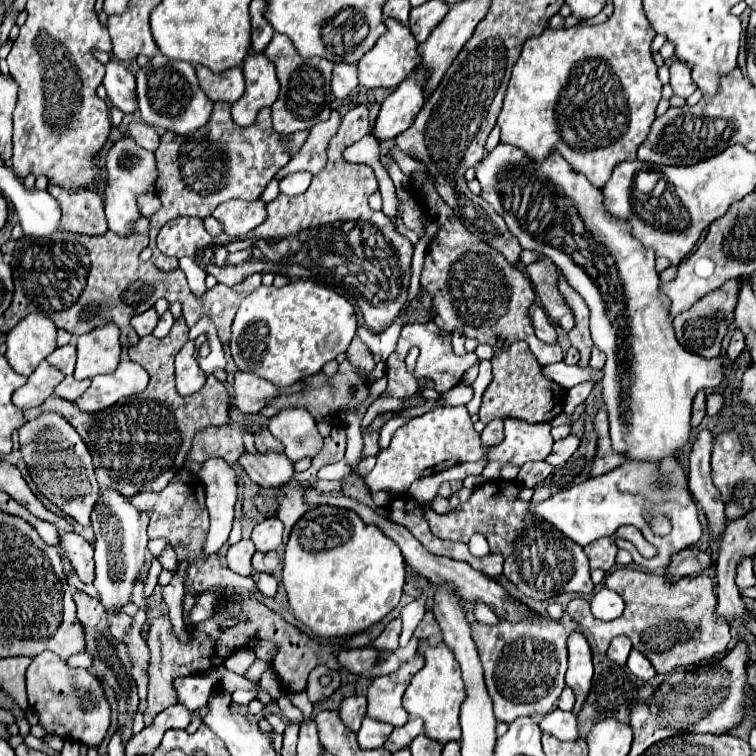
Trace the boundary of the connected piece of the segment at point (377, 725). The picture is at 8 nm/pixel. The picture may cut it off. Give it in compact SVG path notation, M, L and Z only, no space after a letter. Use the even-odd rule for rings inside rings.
M365 717L363 725L361 725L359 733L357 733L359 747L361 749L377 749L377 747L381 747L387 741L391 731L393 731L393 727L389 723Z

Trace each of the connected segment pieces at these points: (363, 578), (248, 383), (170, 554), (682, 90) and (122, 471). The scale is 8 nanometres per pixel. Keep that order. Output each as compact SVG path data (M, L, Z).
M319 505L309 509L289 533L281 581L293 617L315 637L351 637L379 623L399 603L405 583L405 559L393 539L377 527L365 525L355 511Z
M237 371L235 375L235 395L231 399L233 407L239 407L243 413L259 413L265 401L277 397L281 391L277 391L269 381Z
M167 547L167 549L163 551L163 555L159 557L159 561L161 561L163 569L169 569L169 571L173 571L173 569L179 565L179 561L177 561L177 553L175 553L171 547Z
M673 61L671 67L669 67L669 71L671 71L671 87L673 87L673 93L677 97L687 99L697 89L697 85L691 79L691 69L685 63L681 63L681 61Z
M183 317L175 321L171 333L163 339L153 335L141 337L137 345L129 347L129 357L149 371L151 379L147 389L139 395L117 401L105 411L97 411L97 415L81 411L67 399L49 397L43 405L27 409L25 417L35 419L43 411L57 411L61 417L65 417L89 449L101 489L115 489L125 497L133 497L141 493L143 487L167 487L173 475L183 469L185 455L189 455L189 447L193 445L193 435L207 425L229 421L229 393L215 377L207 377L205 387L189 397L181 397L175 391L173 361L187 341L189 327Z

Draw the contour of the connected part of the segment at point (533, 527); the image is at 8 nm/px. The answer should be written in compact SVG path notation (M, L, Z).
M495 479L477 487L467 503L459 503L453 513L439 515L425 505L425 517L431 533L439 539L469 543L471 535L481 533L487 537L491 551L505 557L503 575L517 585L517 589L531 599L551 599L565 591L589 595L593 581L589 575L589 561L583 547L569 541L553 525L539 521L527 513L529 503L517 501L521 485L517 481Z

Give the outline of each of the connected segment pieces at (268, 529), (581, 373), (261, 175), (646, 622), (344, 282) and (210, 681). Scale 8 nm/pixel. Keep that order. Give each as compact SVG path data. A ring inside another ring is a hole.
M277 517L263 521L253 529L251 539L255 543L255 549L261 553L279 549L283 545L283 523Z
M559 361L559 363L551 363L551 365L543 365L541 367L541 375L545 375L547 379L559 383L561 387L565 389L571 389L573 385L577 383L583 383L583 381L599 381L601 379L601 371L593 371L593 369L581 369L577 365L567 365L565 361Z
M215 103L211 121L207 127L203 127L197 135L197 139L175 135L175 133L163 133L161 145L155 151L157 167L159 167L159 179L157 179L157 195L163 203L161 211L151 215L151 233L149 233L149 247L153 249L151 263L169 273L179 267L178 259L163 255L155 247L155 237L159 229L177 217L183 215L195 215L195 217L209 217L219 203L225 203L229 199L247 199L253 201L261 195L265 185L271 181L271 177L289 161L289 155L283 149L285 135L273 131L271 127L271 109L265 107L257 115L257 123L249 127L239 127L231 119L231 105L229 103Z
M621 567L607 575L605 585L625 599L625 611L619 619L597 621L591 613L590 603L583 598L571 600L566 609L575 623L593 633L599 653L605 655L615 637L627 635L633 641L633 647L653 663L655 671L665 675L675 669L693 669L727 651L727 643L731 639L729 625L717 623L713 617L717 601L707 575L683 577L669 585L661 575Z
M357 105L355 109L351 109L351 111L343 117L343 123L341 123L337 135L335 135L335 137L331 139L331 143L329 143L329 161L327 161L327 167L325 167L319 175L313 177L309 189L307 189L305 193L297 195L297 197L287 197L287 195L279 193L273 201L269 201L269 203L265 205L265 207L267 207L267 219L261 223L261 239L265 239L267 243L277 243L277 241L281 241L281 239L289 239L289 241L291 241L291 247L289 247L287 255L285 255L279 263L273 263L273 271L275 271L275 273L285 273L285 275L289 275L289 277L309 279L309 281L313 281L313 283L317 283L317 285L325 285L325 287L329 287L329 289L331 289L331 285L333 285L337 293L353 293L353 299L355 299L355 303L359 305L359 309L361 309L361 313L363 313L363 317L365 317L365 323L369 325L369 329L371 329L373 333L381 335L381 333L383 333L383 331L385 331L385 329L395 321L395 317L401 313L401 309L403 309L403 305L405 305L405 301L407 301L407 295L409 295L409 279L411 279L411 257L413 257L413 245L411 245L411 241L409 241L407 237L403 237L401 233L397 233L393 221L391 221L385 213L373 211L373 209L369 207L367 197L373 195L373 193L379 189L379 183L377 183L377 177L375 177L373 169L371 169L369 165L355 165L355 163L349 163L349 161L343 159L343 149L349 147L349 145L353 145L355 141L363 139L369 131L371 131L369 109L367 109L367 105Z
M211 671L209 675L193 675L193 677L175 679L179 703L185 705L187 709L197 709L199 705L205 705L209 701L209 695L215 683L219 681L221 681L219 671Z

